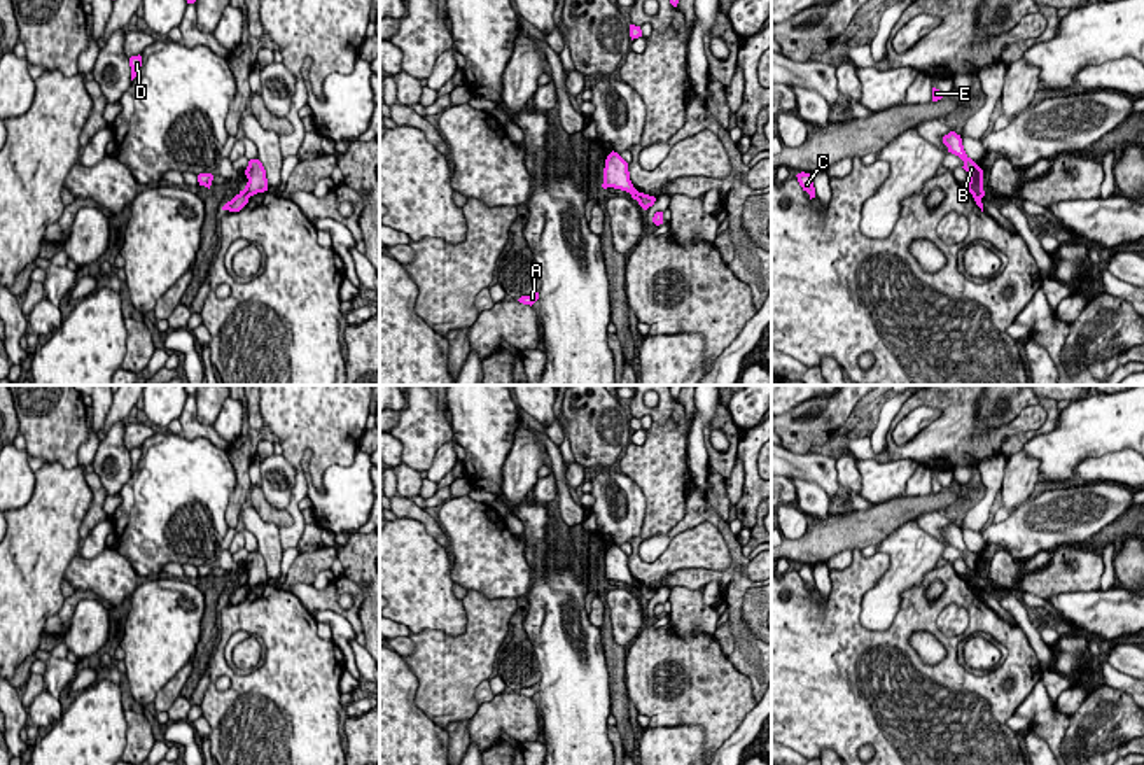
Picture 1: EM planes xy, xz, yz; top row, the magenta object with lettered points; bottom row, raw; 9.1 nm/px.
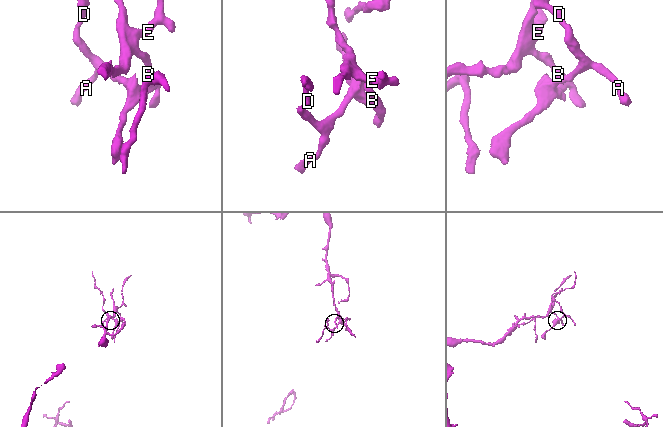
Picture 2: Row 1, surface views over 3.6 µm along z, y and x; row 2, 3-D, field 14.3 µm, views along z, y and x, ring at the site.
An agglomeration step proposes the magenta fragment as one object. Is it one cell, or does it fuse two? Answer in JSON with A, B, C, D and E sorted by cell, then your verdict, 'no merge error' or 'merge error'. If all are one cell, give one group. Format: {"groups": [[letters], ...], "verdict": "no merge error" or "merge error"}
{"groups": [["A", "D"], ["B", "C", "E"]], "verdict": "merge error"}

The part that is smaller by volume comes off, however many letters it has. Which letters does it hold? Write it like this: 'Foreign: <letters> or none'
Foreign: A, D

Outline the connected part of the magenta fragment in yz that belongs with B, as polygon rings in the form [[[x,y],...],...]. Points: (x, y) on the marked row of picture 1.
[[[950,131],[943,137],[943,144],[948,147],[948,152],[959,156],[964,161],[964,170],[969,175],[969,180],[964,182],[967,191],[981,200],[985,196],[983,191],[983,170],[966,154],[962,138],[955,131]]]

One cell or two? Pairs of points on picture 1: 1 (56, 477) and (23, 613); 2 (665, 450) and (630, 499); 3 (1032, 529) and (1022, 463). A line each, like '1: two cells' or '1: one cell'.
1: one cell
2: two cells
3: two cells

